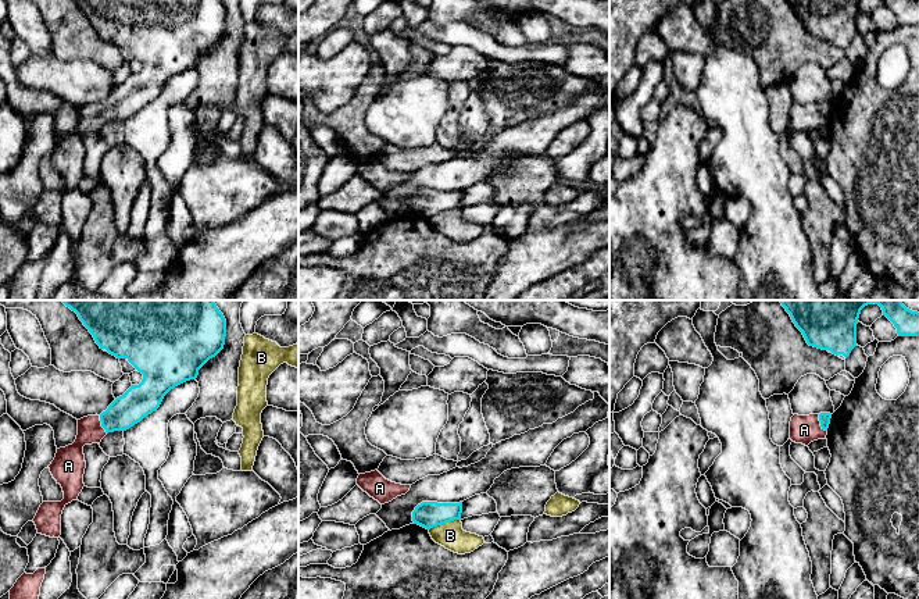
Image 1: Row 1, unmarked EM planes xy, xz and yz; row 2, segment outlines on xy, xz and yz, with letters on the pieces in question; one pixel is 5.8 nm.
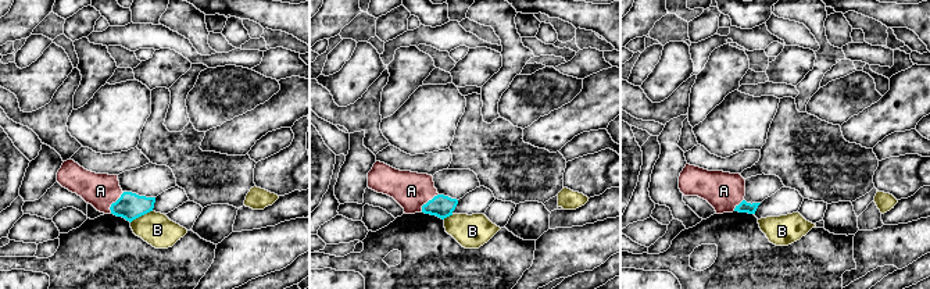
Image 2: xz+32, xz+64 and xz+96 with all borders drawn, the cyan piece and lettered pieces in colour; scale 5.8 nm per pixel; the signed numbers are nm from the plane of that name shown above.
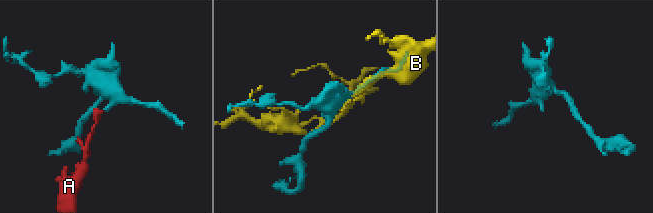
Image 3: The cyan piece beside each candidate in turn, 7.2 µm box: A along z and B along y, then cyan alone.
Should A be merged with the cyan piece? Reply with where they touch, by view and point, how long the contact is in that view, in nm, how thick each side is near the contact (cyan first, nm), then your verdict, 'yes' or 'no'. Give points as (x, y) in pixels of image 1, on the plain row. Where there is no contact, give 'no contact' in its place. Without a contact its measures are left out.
yz (821, 111) | 120 nm | 60/160 nm | yes

